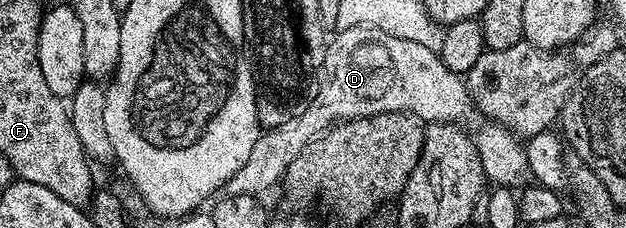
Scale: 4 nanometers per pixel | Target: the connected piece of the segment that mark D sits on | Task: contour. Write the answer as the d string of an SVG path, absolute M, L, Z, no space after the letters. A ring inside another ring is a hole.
M361 24L333 33L304 114L296 114L292 122L267 128L259 135L244 166L228 178L225 195L261 197L262 192L268 191L277 180L279 183L285 177L292 158L296 158L308 142L322 135L326 129L343 120L358 120L362 116L385 112L411 112L423 122L455 124L465 129L479 152L483 174L491 185L521 185L521 180L528 176L525 147L516 139L514 132L491 120L478 108L465 79L459 73L448 70L435 49Z

